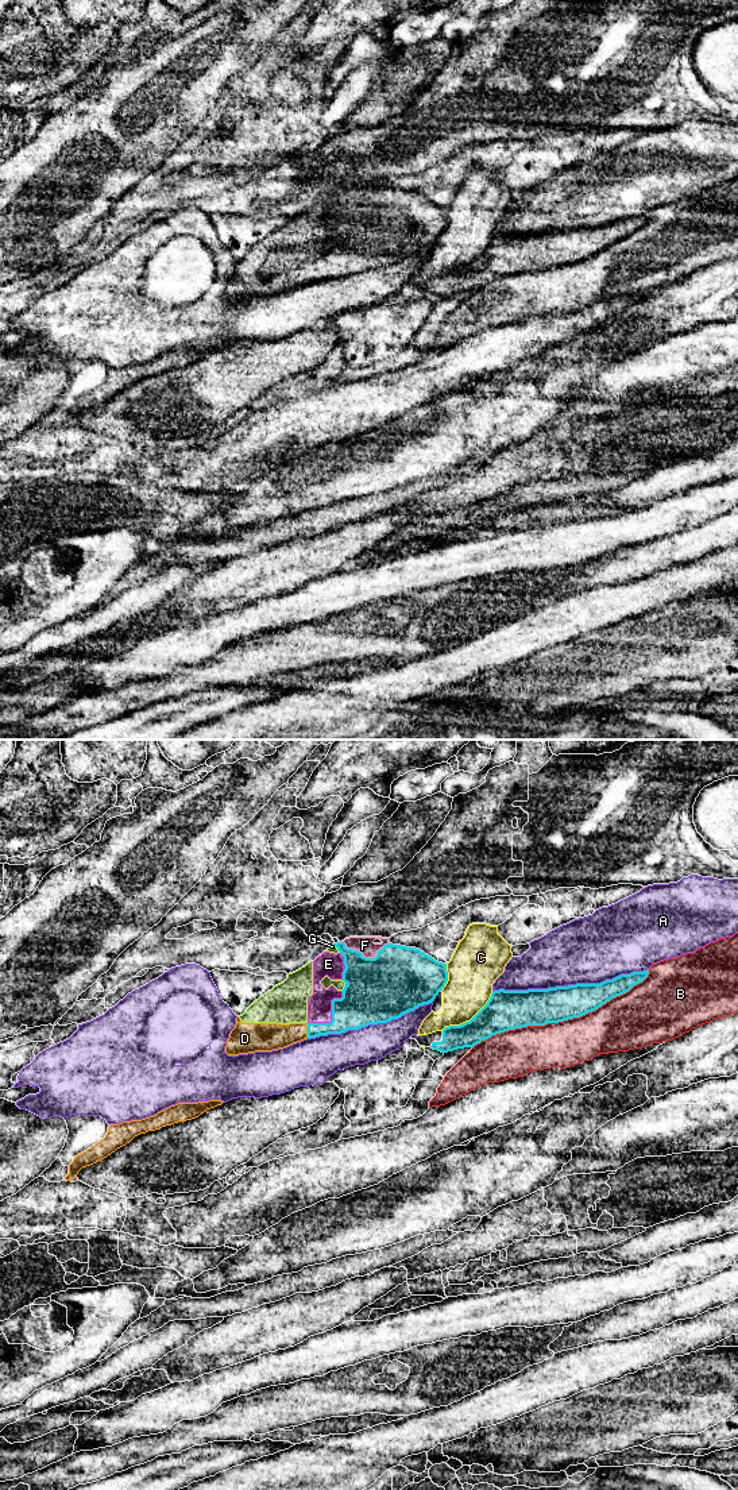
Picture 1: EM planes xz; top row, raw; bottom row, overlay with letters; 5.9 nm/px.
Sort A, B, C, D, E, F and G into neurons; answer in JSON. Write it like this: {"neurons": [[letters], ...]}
{"neurons": [["A"], ["B"], ["C"], ["D", "E", "F", "G"]]}

